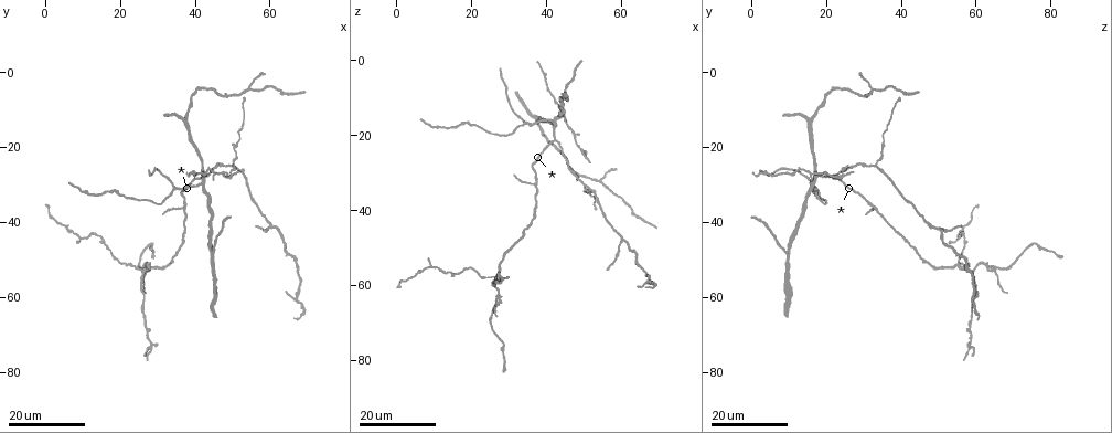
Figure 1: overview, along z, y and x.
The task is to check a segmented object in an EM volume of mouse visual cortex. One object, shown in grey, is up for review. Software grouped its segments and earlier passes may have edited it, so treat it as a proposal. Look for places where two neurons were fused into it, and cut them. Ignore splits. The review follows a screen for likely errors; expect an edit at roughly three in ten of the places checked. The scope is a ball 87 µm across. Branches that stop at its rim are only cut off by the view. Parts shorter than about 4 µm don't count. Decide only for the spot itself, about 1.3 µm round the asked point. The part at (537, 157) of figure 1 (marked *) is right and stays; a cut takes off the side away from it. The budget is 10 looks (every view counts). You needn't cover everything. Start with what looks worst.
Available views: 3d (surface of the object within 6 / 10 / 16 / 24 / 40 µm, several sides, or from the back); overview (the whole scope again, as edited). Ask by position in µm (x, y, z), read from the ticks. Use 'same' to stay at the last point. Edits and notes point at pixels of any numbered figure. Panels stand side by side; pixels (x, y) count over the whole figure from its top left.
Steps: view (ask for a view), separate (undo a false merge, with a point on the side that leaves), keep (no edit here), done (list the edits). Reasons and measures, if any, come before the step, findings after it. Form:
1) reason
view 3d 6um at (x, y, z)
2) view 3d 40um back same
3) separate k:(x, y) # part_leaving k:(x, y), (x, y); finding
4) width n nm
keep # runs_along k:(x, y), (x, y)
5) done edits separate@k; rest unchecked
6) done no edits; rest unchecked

branch point
view 3d 16um at (45.0, 27.0, 16.0)

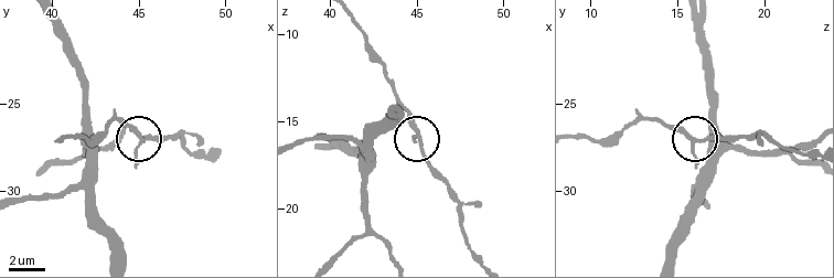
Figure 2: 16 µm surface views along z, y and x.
zoom in
view 3d 10um at (45.2, 27.1, 15.8)

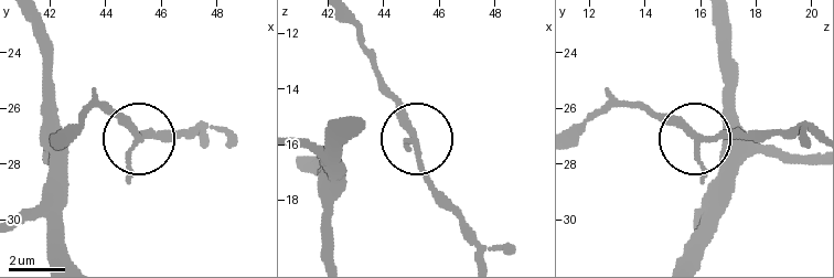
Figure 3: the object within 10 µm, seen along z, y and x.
keep # continuous, no second neuron

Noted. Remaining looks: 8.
small branch off a trunk
view 3d 16um at (60.5, 40.5, 48.0)

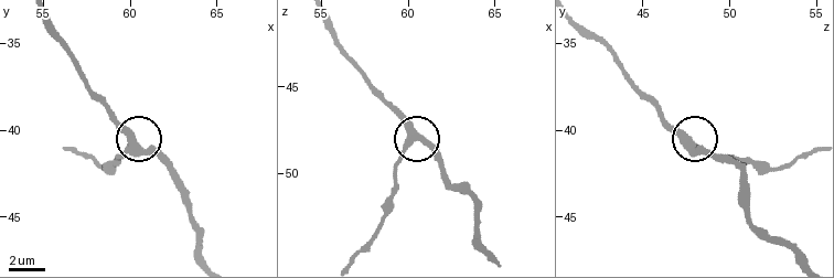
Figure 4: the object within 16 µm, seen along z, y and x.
zoom in
view 3d 6um at (60.2, 41.2, 48.2)

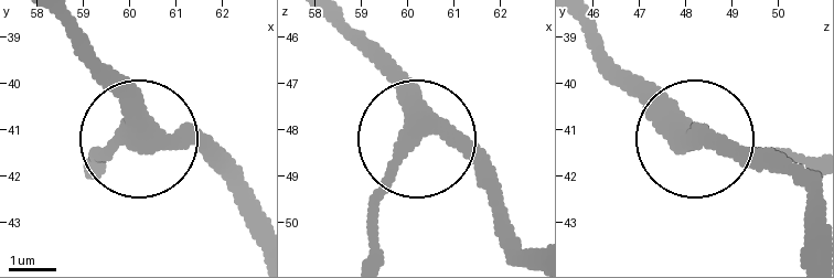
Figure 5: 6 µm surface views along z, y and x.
width 370 nm
keep # runs_along 5:(343, 22), (395, 82), (410, 141), (371, 232); one neuron here

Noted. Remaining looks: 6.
arms part here
view 3d 24um at (50.0, 24.5, 33.5)

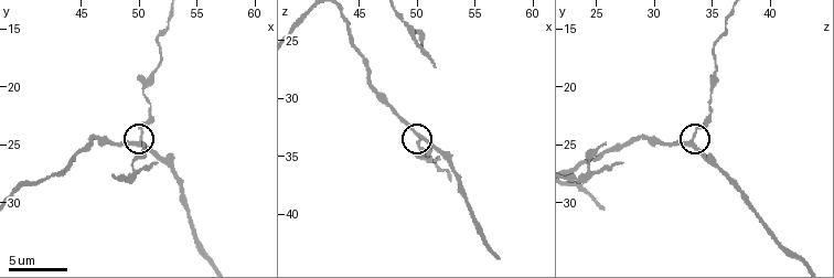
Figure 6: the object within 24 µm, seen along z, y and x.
view 3d 6um at (50.2, 24.8, 33.0)

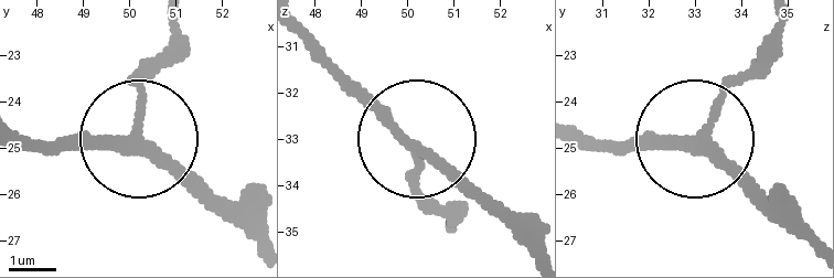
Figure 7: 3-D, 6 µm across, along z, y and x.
keep # runs_along 7:(19, 130), (54, 146), (126, 142), (157, 55); all the same neuron

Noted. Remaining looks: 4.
view 3d 16um at (54.0, 4.5, 32.0)

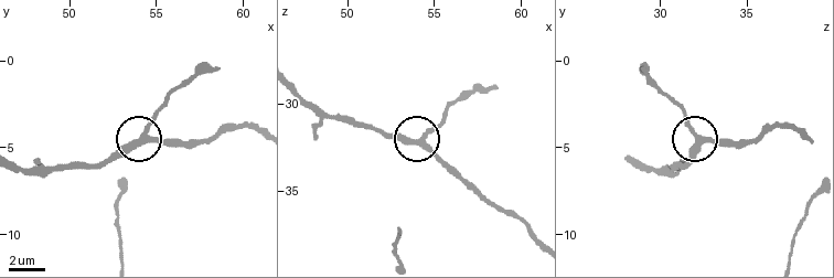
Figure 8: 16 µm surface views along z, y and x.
view 3d 6um at (54.5, 4.4, 32.1)

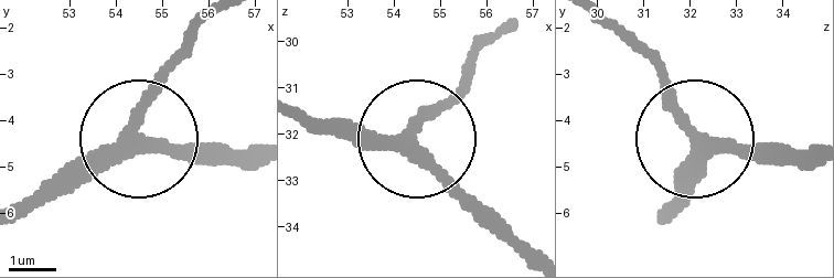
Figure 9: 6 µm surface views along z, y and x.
width 270 nm
keep # runs_along 9:(21, 198), (128, 154), (148, 95), (195, 40); one neuron here

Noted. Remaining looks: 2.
a fork
view 3d 24um at (36.5, 36.5, 33.0)

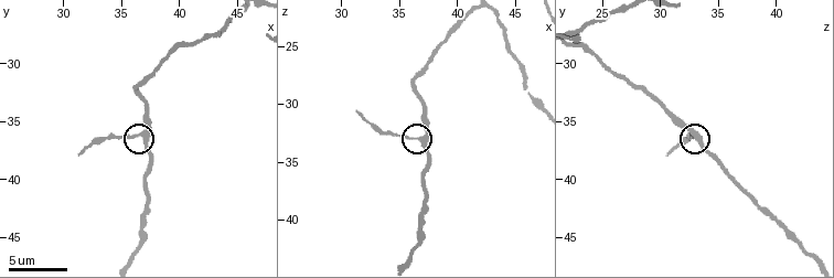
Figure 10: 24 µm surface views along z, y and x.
view 3d 6um at (36.6, 36.2, 33.2)

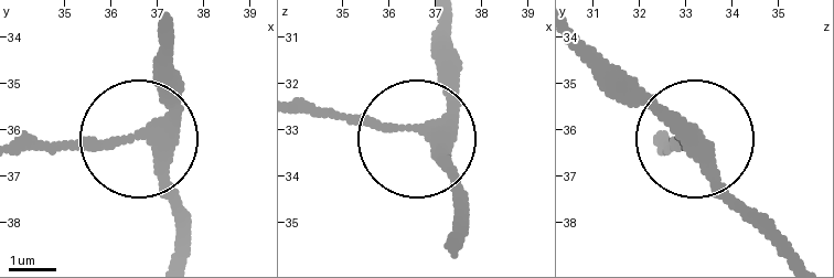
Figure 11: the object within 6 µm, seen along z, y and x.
side_arm 7 um; arms 3
keep # one neuron here

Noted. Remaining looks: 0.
done no edits; rest unchecked

